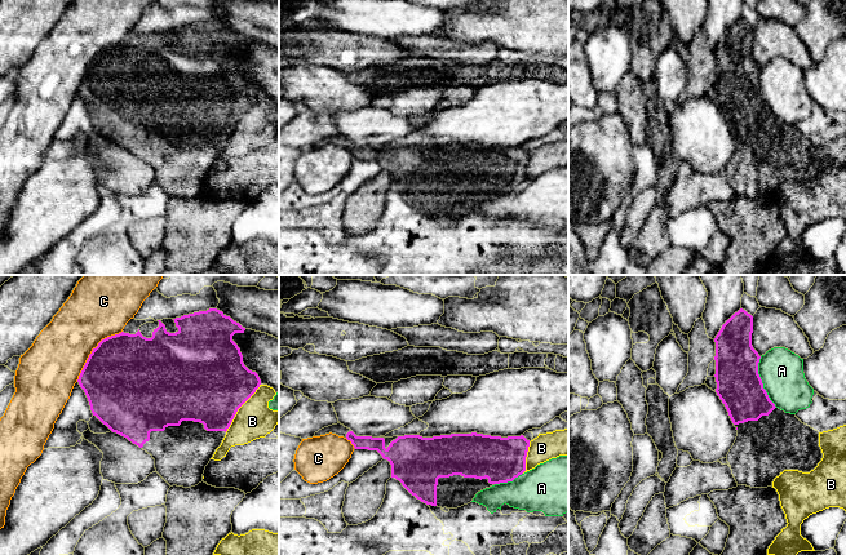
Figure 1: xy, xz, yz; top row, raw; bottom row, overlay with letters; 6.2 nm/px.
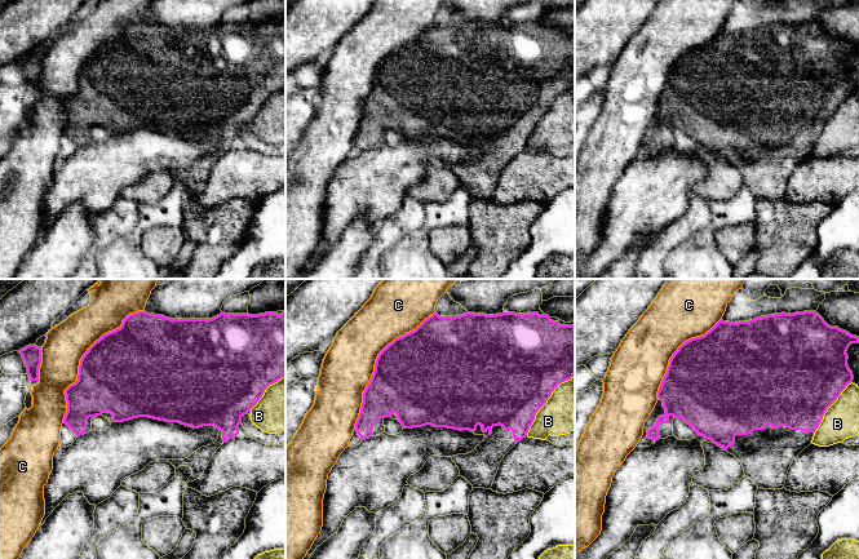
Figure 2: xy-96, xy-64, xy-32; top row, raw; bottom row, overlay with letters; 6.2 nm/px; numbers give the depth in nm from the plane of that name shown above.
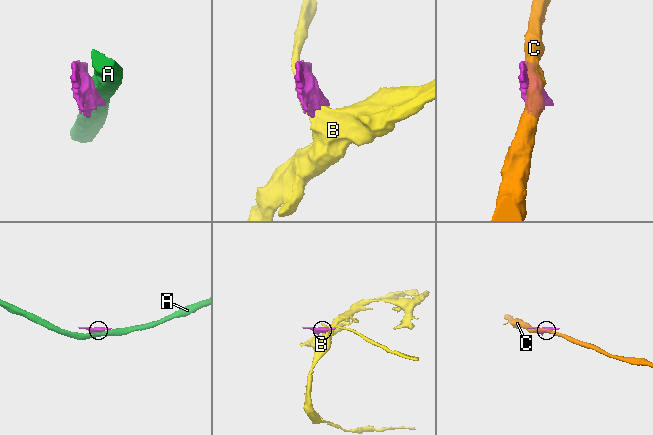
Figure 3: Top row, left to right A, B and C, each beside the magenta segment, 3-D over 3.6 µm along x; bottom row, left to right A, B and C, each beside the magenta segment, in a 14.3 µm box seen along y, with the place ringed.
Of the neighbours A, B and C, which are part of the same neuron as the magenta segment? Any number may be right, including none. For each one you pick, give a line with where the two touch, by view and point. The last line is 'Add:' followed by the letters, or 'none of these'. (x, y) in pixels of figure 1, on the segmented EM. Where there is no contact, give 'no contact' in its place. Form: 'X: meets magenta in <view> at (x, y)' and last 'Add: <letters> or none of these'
Add: none of these

